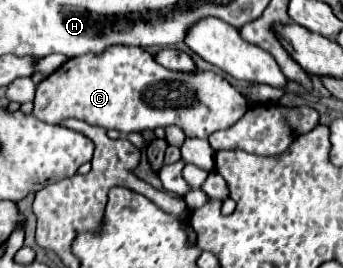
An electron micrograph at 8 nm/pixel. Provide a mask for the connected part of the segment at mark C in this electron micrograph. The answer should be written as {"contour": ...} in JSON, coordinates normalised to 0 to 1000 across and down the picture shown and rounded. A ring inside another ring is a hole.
{"contour":[[[327,168],[303,183],[292,205],[251,198],[216,220],[198,220],[169,265],[140,280],[105,332],[99,369],[99,437],[134,459],[175,459],[181,444],[233,444],[262,466],[292,466],[303,481],[344,481],[356,504],[426,481],[461,481],[490,466],[519,466],[542,504],[601,519],[624,489],[676,474],[711,422],[723,414],[717,369],[700,340],[688,340],[647,280],[618,265],[496,265],[466,250],[449,213],[414,175],[379,168]]]}

